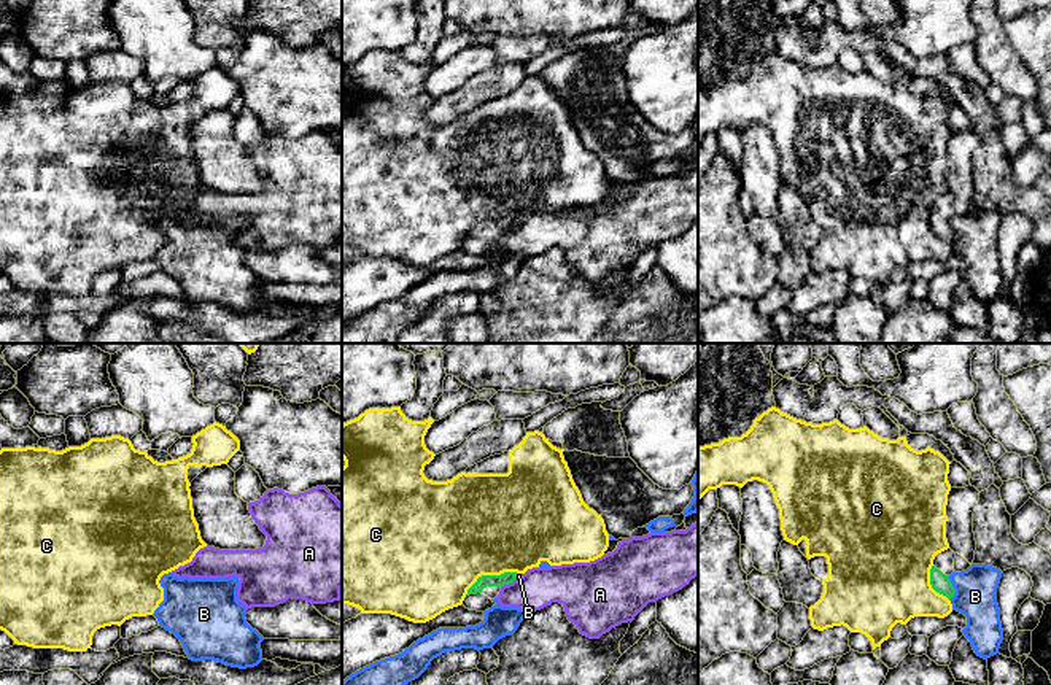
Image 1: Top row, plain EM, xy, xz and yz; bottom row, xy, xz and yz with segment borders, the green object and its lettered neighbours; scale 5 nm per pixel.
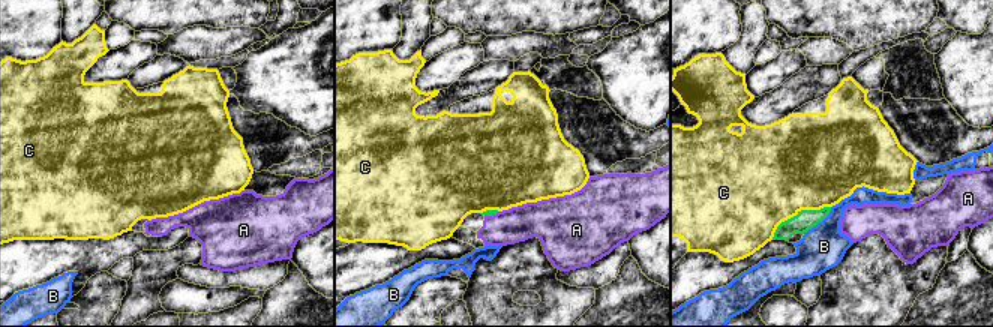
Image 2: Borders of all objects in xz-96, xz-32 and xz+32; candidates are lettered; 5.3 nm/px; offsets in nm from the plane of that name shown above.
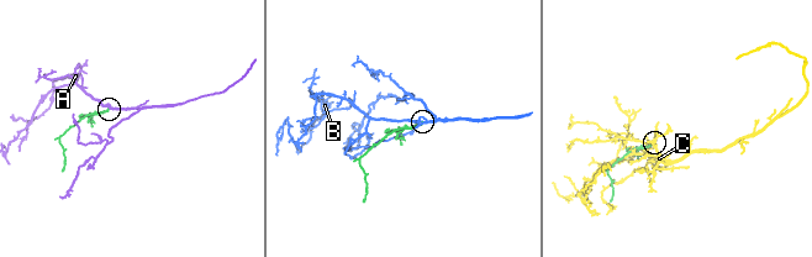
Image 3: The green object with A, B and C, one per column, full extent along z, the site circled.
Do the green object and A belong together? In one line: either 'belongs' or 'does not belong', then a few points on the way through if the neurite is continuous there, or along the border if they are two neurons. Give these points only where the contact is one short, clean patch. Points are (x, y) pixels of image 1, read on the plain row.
belongs; runs through xz (482, 226), (508, 228), (539, 231)

